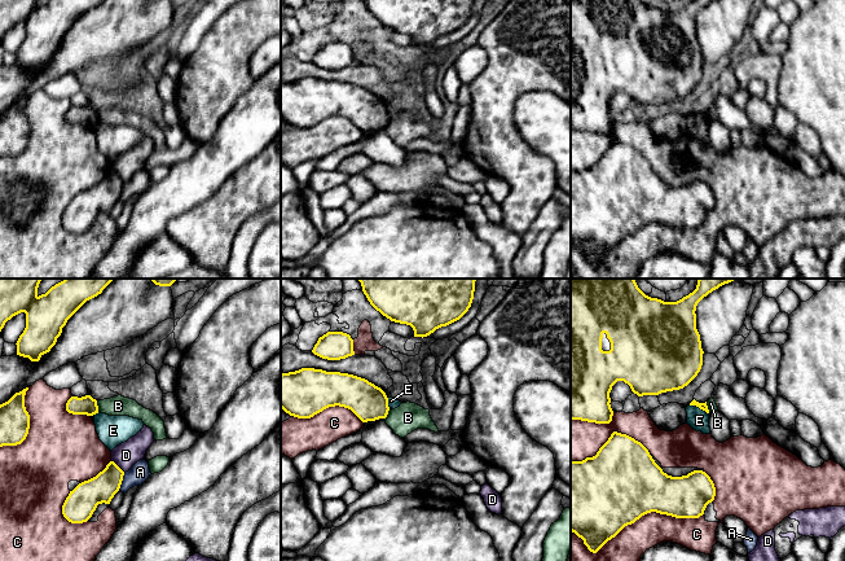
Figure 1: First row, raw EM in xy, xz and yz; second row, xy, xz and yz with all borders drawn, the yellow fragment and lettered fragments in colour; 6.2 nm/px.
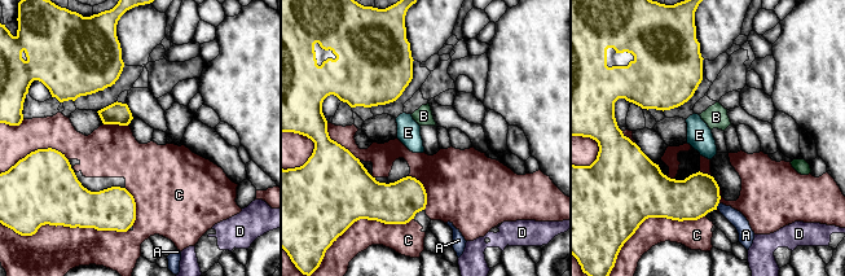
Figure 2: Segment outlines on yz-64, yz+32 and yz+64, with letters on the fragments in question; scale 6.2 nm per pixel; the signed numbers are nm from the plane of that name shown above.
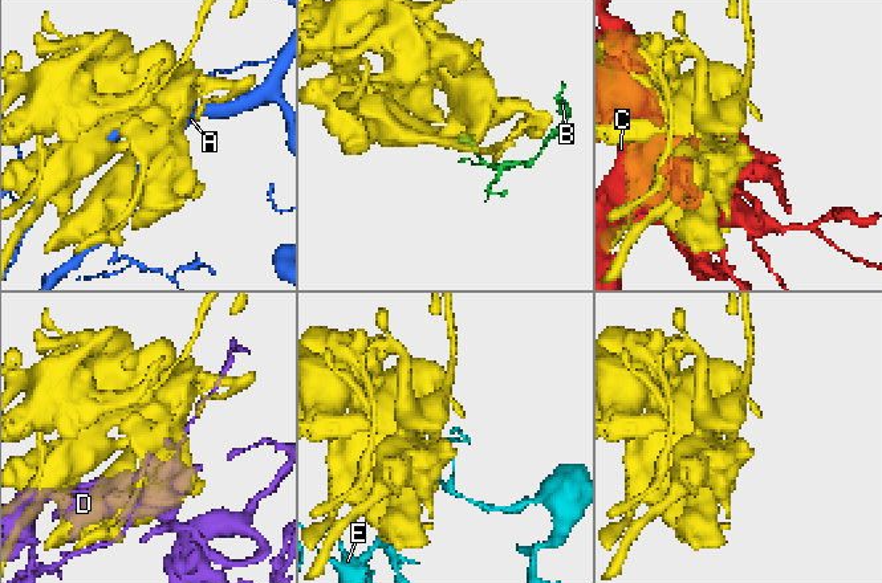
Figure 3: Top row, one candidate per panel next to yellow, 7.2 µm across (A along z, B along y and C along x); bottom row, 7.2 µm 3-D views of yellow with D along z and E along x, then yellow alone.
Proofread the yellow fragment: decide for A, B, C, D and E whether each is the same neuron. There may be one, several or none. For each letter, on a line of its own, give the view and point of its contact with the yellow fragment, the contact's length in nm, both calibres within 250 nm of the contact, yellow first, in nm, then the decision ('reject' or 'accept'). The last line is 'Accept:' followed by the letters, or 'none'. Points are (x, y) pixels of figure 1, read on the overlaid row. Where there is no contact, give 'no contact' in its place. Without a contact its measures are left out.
A: contact xy (120, 482); length 120 nm; calibres 180 and 120 nm; reject
B: contact yz (707, 407); length 80 nm; calibres 50 and 60 nm; reject
C: contact yz (636, 520); length 850 nm; calibres 480 and 200 nm; reject
D: contact xy (117, 465); length 120 nm; calibres 180 and 160 nm; reject
E: contact yz (699, 407); length 140 nm; calibres 50 and 130 nm; reject
Accept: none

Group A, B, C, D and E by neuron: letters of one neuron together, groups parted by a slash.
A / B / C / D / E

